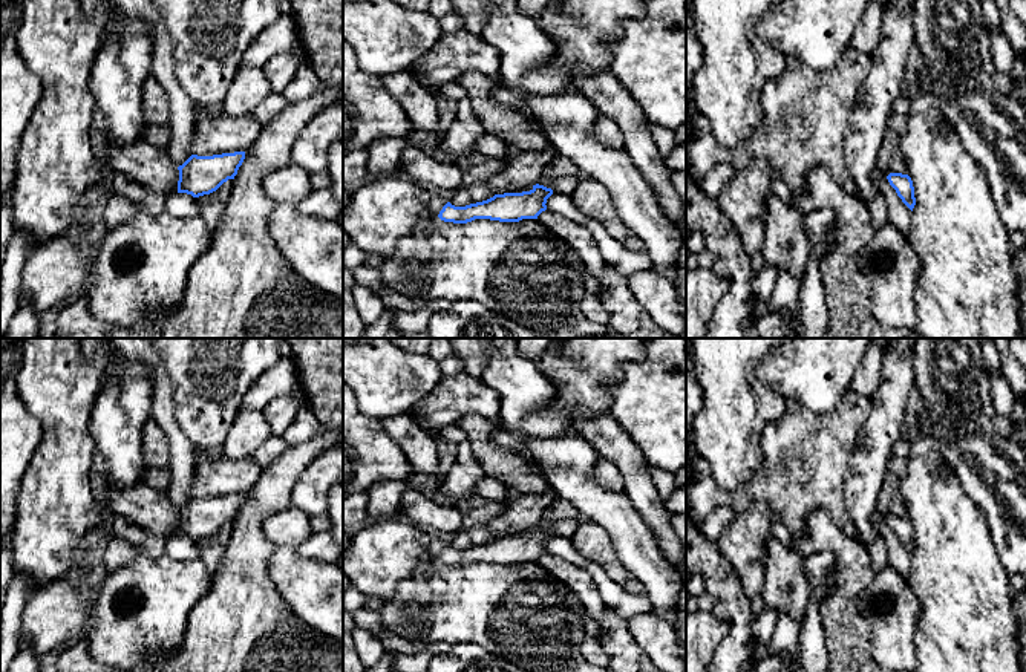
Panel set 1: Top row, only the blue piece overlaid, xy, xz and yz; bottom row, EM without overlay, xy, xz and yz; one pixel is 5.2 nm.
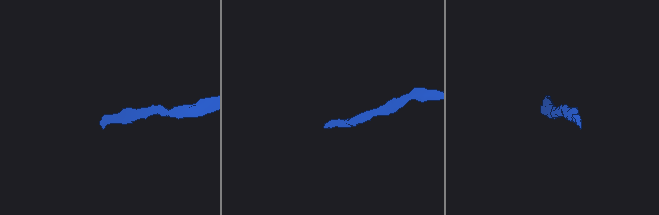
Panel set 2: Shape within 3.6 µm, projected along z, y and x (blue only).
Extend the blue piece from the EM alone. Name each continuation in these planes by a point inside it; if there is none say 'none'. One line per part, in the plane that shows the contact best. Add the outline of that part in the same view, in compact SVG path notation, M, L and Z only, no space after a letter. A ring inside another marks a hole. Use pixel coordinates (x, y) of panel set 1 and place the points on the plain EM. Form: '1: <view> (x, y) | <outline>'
1: xz (382, 554) | M403 517L380 519L352 536L343 574L364 595L384 599L423 562L438 560L446 546Z

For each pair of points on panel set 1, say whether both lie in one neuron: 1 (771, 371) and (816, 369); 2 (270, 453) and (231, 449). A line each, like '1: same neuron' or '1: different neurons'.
1: same neuron
2: different neurons

